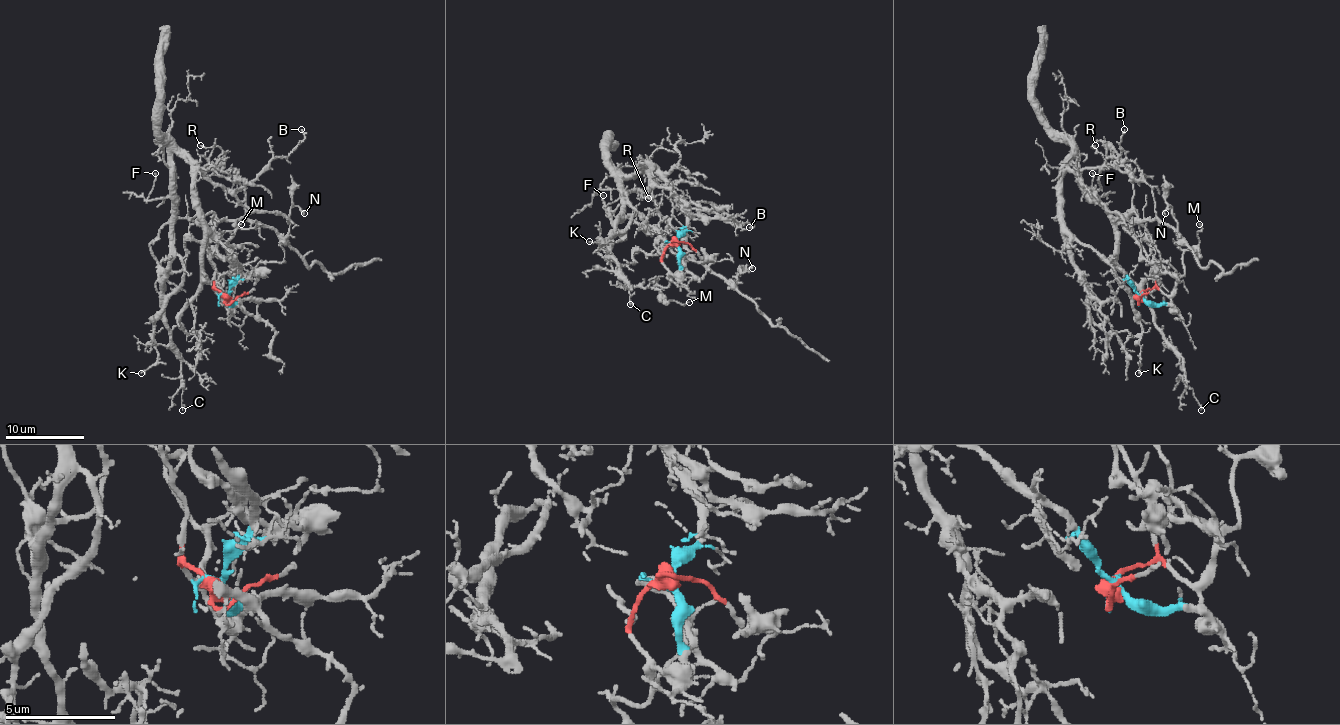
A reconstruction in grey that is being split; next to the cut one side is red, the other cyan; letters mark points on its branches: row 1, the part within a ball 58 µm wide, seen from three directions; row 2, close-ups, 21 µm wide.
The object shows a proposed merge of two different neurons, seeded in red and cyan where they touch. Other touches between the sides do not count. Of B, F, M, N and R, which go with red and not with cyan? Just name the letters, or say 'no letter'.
M, N, R

